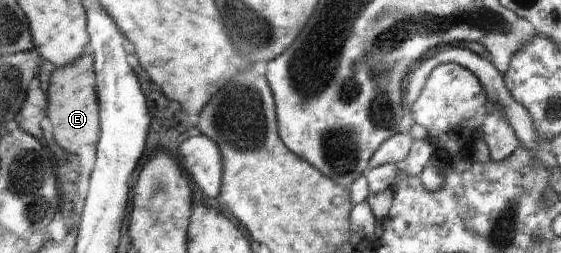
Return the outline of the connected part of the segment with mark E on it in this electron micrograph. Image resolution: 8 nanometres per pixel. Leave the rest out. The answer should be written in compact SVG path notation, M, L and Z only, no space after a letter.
M87 54L65 68L57 67L48 87L47 116L57 143L68 153L77 153L82 145L98 145L101 136L101 105L98 103L97 69L94 57Z

